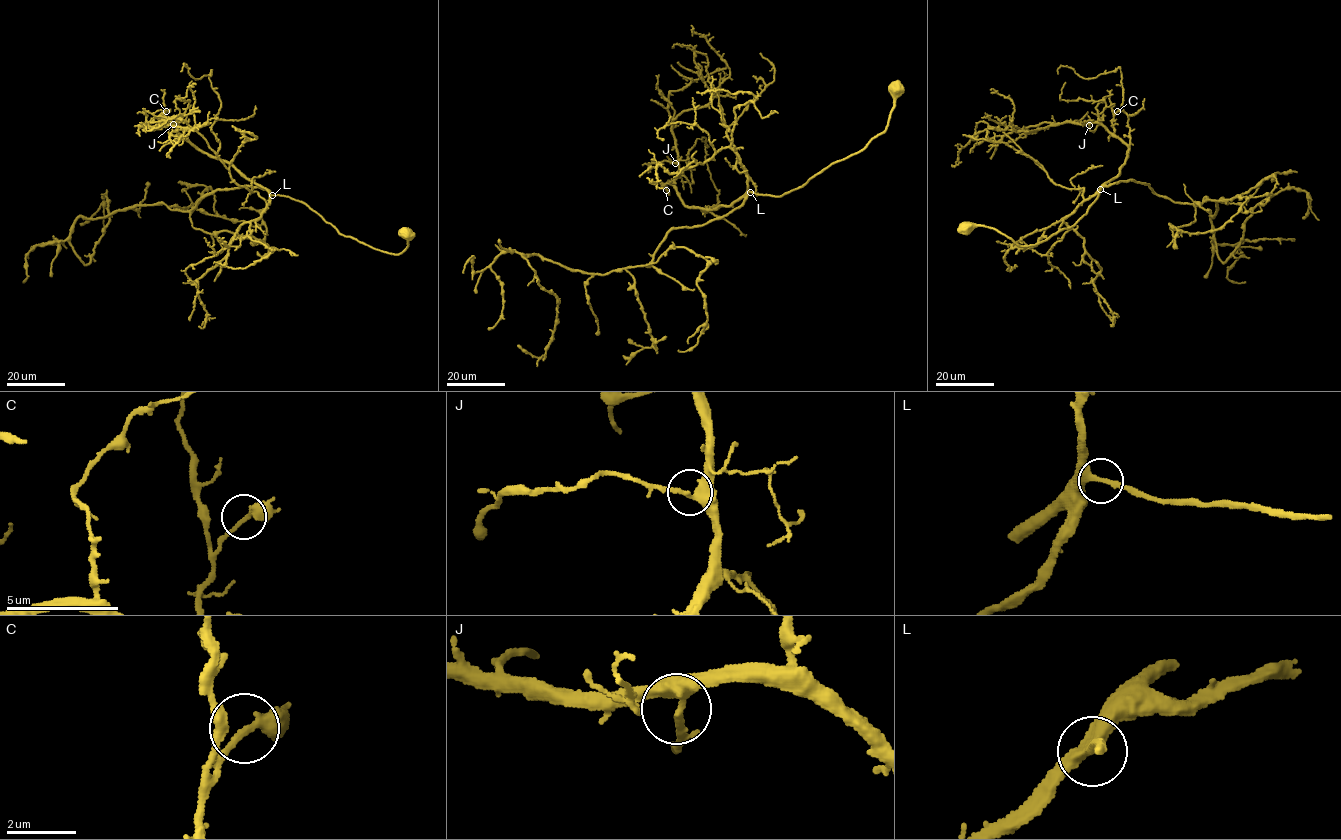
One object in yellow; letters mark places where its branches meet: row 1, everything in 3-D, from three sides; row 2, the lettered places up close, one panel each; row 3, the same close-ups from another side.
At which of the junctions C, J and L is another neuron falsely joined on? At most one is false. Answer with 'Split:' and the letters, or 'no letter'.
Split: no letter

